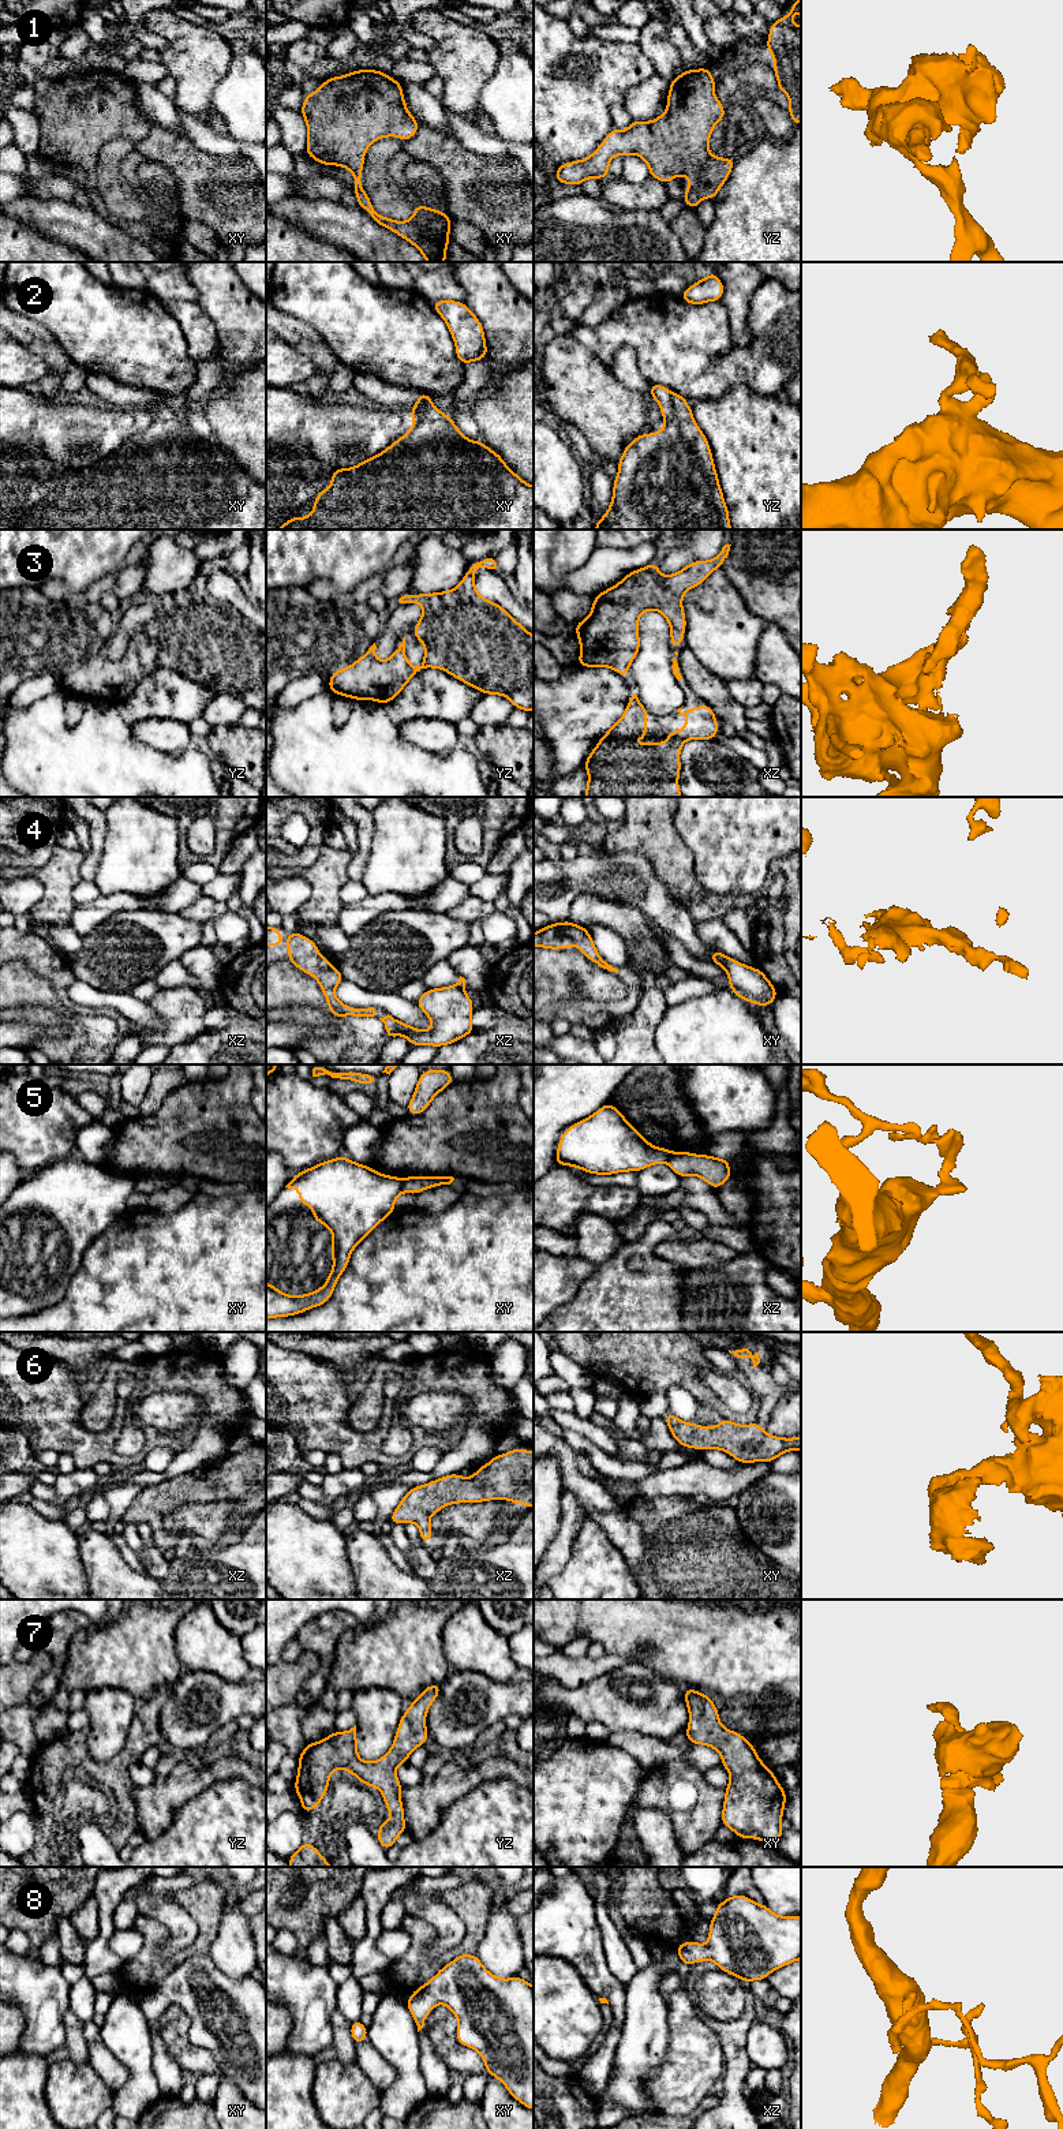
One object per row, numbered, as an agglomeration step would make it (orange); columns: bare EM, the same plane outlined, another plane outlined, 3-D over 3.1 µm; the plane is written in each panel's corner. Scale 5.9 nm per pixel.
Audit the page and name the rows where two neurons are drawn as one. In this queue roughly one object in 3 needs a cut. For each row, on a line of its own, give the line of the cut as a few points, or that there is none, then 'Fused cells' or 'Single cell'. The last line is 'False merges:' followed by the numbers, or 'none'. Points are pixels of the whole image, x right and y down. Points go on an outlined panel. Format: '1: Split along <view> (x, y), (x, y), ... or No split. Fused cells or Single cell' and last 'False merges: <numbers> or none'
1: No split. Single cell
2: Split along yz (672, 393), (672, 418), (666, 422). Fused cells
3: No split. Single cell
4: Split along xy (727, 957), (722, 966). Fused cells
5: Split along xy (400, 1179), (405, 1190). Fused cells
6: No split. Single cell
7: No split. Single cell
8: No split. Single cell
False merges: 2, 4, 5

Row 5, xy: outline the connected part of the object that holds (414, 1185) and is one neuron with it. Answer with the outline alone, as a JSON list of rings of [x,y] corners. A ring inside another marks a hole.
[[[407,1176],[401,1179],[404,1190],[413,1196],[426,1189],[450,1185],[453,1181],[453,1176]]]

